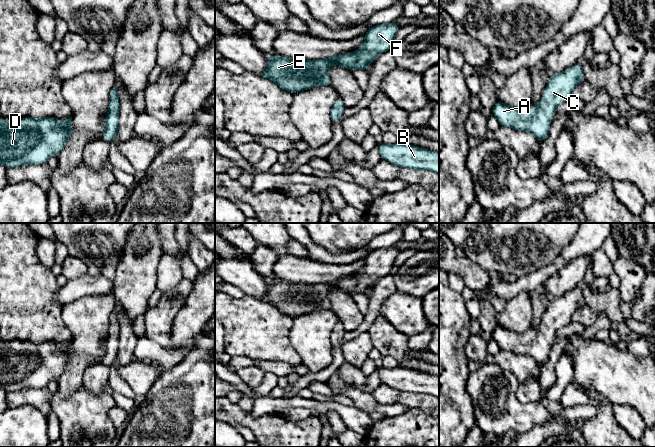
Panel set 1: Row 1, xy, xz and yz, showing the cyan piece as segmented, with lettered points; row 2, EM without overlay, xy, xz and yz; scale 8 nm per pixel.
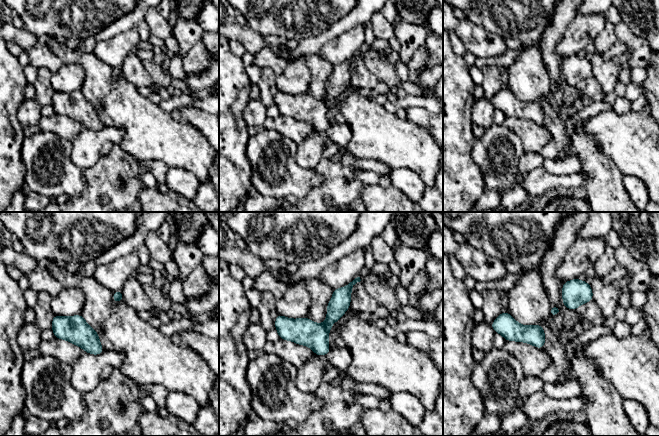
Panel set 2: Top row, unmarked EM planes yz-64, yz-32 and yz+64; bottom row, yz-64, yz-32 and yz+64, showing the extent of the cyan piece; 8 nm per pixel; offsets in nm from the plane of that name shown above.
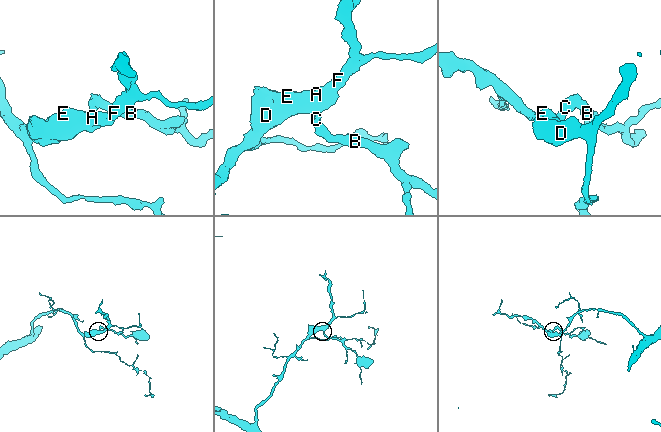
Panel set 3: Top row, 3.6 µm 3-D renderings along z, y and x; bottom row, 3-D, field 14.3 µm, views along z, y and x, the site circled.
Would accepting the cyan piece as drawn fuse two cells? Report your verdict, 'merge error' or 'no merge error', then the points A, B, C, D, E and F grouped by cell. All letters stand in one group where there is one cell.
no merge error | A B C D E F

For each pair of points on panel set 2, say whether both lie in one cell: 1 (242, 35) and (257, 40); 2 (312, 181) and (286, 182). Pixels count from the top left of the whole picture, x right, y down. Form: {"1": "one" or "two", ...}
{"1": "one", "2": "one"}

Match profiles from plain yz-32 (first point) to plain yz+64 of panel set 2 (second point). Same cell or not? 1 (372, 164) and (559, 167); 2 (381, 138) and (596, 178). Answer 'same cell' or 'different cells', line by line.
1: same cell
2: different cells

